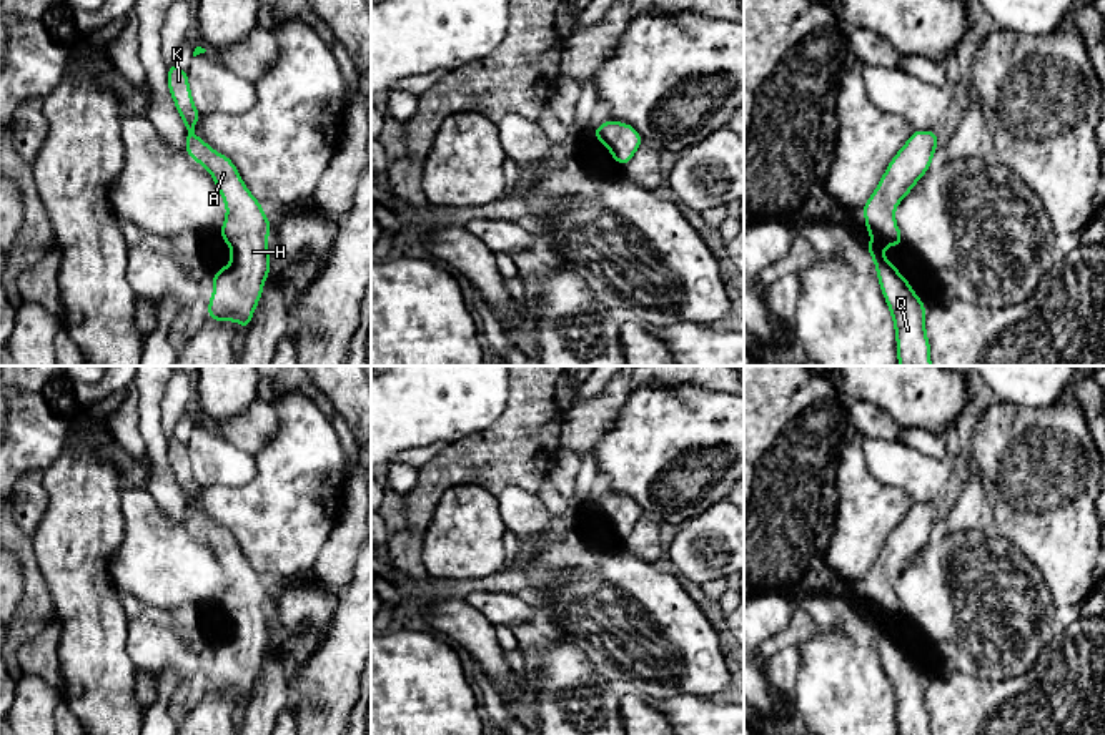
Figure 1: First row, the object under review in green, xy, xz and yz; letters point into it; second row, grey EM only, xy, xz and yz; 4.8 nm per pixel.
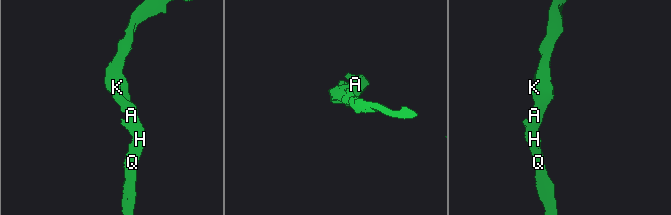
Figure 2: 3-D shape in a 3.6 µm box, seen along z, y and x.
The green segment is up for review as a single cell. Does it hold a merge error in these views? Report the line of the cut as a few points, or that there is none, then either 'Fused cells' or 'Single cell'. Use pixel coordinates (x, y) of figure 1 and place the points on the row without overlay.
No split. Single cell

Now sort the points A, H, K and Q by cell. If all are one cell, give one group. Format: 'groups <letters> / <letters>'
groups A H K Q

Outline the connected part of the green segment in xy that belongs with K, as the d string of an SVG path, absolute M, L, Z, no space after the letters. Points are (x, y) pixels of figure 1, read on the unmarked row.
M175 434L168 437L168 462L186 499L185 522L188 529L210 544L226 577L220 609L231 622L231 635L213 645L208 690L238 693L246 703L271 640L268 629L271 595L265 589L261 575L243 555L233 534L193 507L201 486L193 476L186 442L181 442Z

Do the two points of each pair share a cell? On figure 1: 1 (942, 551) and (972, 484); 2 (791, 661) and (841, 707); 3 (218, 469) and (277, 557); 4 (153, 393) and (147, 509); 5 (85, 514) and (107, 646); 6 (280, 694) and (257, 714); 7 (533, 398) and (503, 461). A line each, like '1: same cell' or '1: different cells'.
1: different cells
2: different cells
3: different cells
4: different cells
5: same cell
6: same cell
7: same cell

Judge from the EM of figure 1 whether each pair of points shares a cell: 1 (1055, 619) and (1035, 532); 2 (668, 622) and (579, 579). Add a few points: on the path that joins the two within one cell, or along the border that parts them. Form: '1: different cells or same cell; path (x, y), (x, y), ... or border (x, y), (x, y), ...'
1: different cells; border (1079, 604), (1062, 604), (1052, 609)
2: same cell; path (646, 622), (633, 622), (611, 602), (601, 599)

